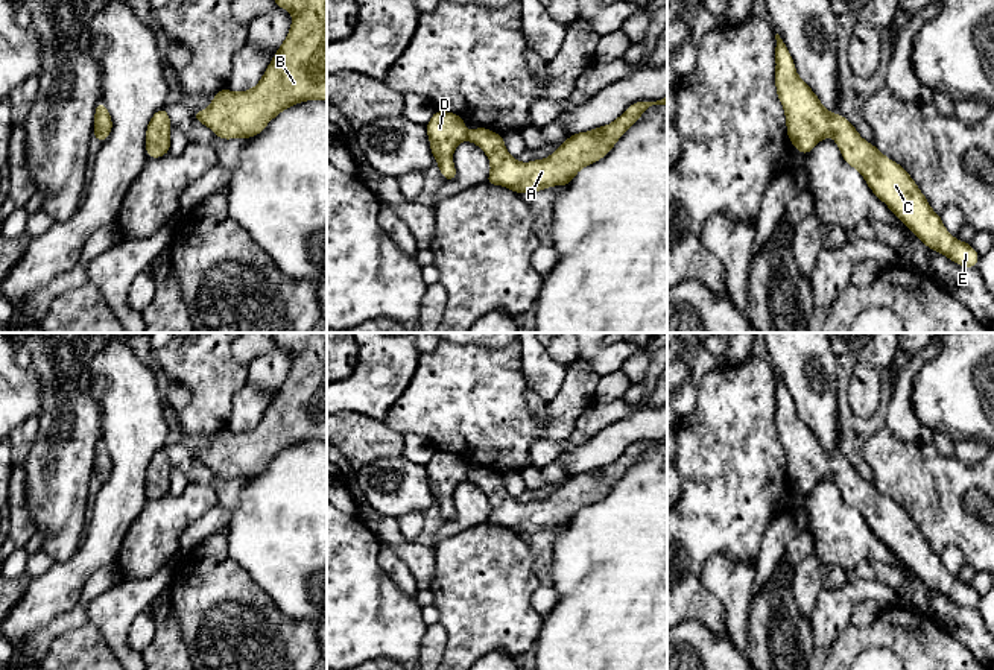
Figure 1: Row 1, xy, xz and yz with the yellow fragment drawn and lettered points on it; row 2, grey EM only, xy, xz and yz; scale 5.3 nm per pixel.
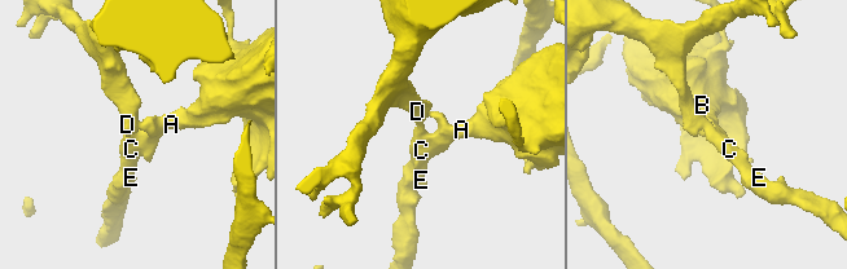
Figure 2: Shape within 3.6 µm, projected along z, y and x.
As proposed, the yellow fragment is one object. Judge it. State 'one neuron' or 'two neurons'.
one neuron

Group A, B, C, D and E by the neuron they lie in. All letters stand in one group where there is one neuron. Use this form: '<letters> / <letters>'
A B C D E

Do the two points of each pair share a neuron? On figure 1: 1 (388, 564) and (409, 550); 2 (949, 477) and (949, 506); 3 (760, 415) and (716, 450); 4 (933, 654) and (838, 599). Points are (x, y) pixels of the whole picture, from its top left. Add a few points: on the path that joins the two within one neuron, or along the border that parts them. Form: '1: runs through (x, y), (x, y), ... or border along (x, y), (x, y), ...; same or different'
1: border along (389, 544), (418, 588); different
2: runs through (949, 485), (949, 499); same
3: runs through (750, 417), (727, 439); same
4: border along (850, 623), (824, 647); different

